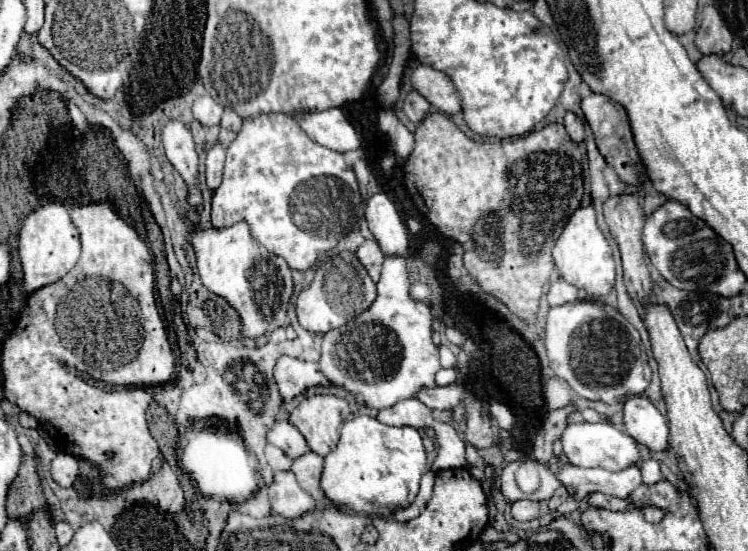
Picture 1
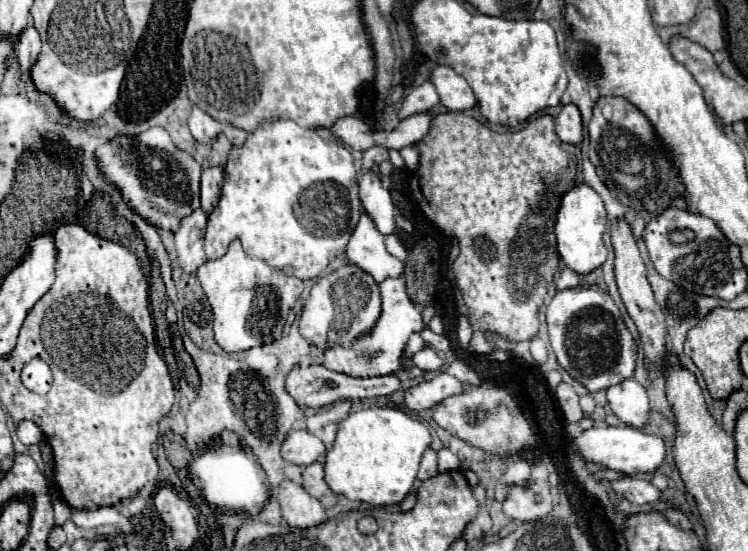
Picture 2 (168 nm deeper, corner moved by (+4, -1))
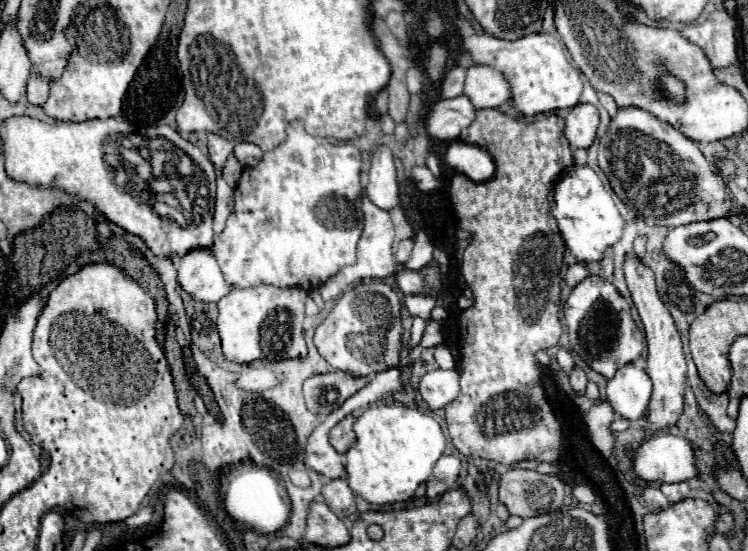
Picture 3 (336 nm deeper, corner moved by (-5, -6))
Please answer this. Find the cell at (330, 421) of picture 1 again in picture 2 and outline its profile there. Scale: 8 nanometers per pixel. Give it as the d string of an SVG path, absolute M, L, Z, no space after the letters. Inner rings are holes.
M339 400L335 404L315 412L313 416L307 418L307 430L311 430L311 434L321 438L329 450L333 446L333 440L337 434L337 424L349 414L349 408L351 408L349 400Z

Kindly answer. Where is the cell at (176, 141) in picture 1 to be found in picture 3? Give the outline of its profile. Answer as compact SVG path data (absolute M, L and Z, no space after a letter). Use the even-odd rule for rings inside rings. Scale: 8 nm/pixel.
M196 247L182 257L178 267L178 283L196 301L206 303L216 303L230 291L208 247Z

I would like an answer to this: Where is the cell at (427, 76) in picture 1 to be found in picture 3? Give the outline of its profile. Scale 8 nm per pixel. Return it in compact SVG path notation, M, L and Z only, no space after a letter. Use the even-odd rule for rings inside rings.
M474 65L468 69L464 79L464 95L472 99L476 109L494 109L500 107L510 97L510 87L502 73L492 67Z

